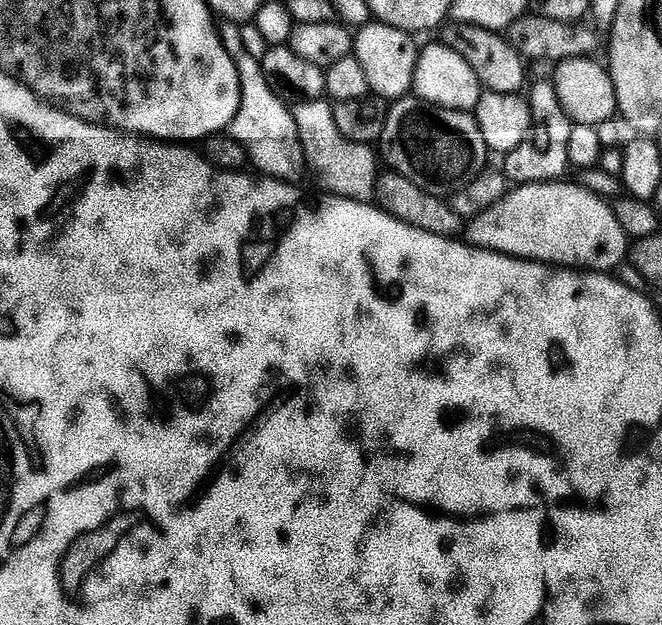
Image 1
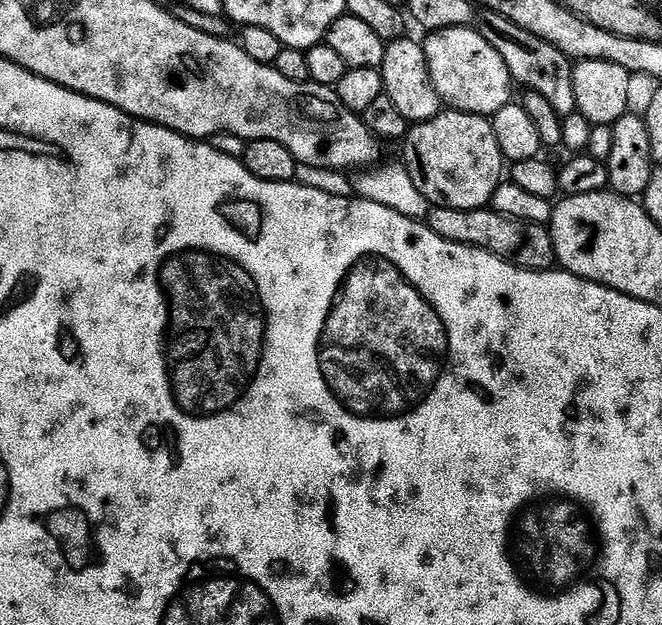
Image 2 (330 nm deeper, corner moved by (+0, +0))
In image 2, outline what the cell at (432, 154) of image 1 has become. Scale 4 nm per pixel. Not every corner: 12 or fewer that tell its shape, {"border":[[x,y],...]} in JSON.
{"border":[[441,110],[404,157],[429,205],[487,208],[506,168],[491,119]]}

